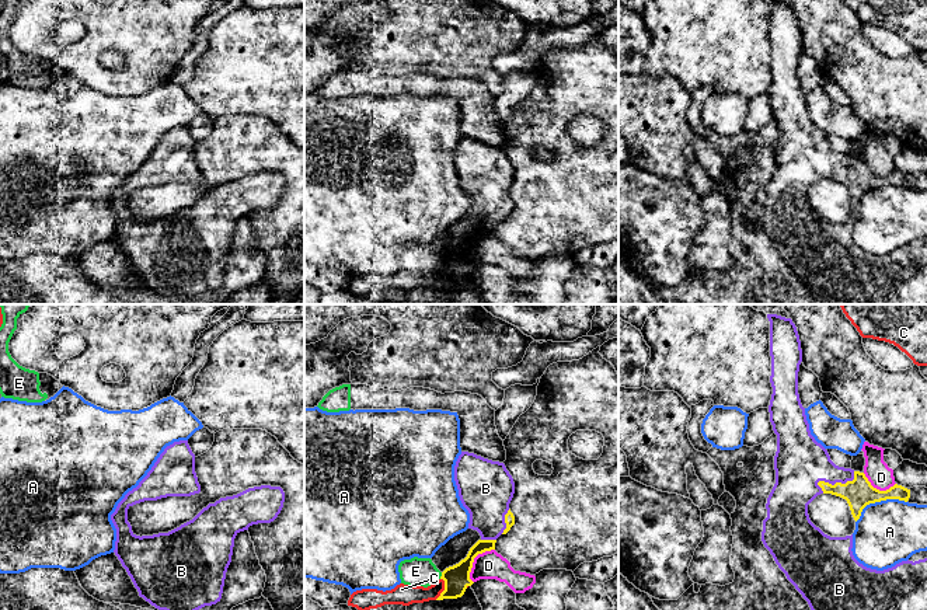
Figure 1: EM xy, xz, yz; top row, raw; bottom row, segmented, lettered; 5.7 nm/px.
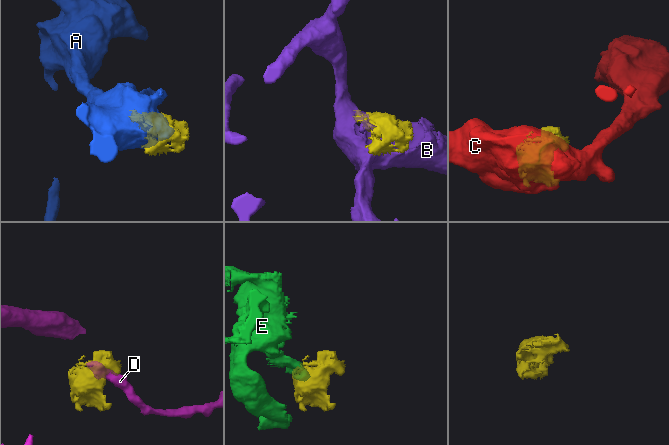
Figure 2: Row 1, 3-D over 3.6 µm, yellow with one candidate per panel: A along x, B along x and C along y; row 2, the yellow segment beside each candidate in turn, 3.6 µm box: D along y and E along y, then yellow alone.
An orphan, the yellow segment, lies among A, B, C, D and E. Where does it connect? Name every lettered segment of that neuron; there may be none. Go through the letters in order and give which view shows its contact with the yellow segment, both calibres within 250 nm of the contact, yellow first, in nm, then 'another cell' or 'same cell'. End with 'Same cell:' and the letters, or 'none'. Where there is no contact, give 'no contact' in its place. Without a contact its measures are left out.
A: contact in yz; calibres 160 and 360 nm; another cell
B: contact in yz; calibres 160 and 300 nm; same cell
C: contact in xz; calibres 150 and 120 nm; another cell
D: contact in xz; calibres 150 and 160 nm; another cell
E: contact in xz; calibres 150 and 160 nm; another cell
Same cell: B

